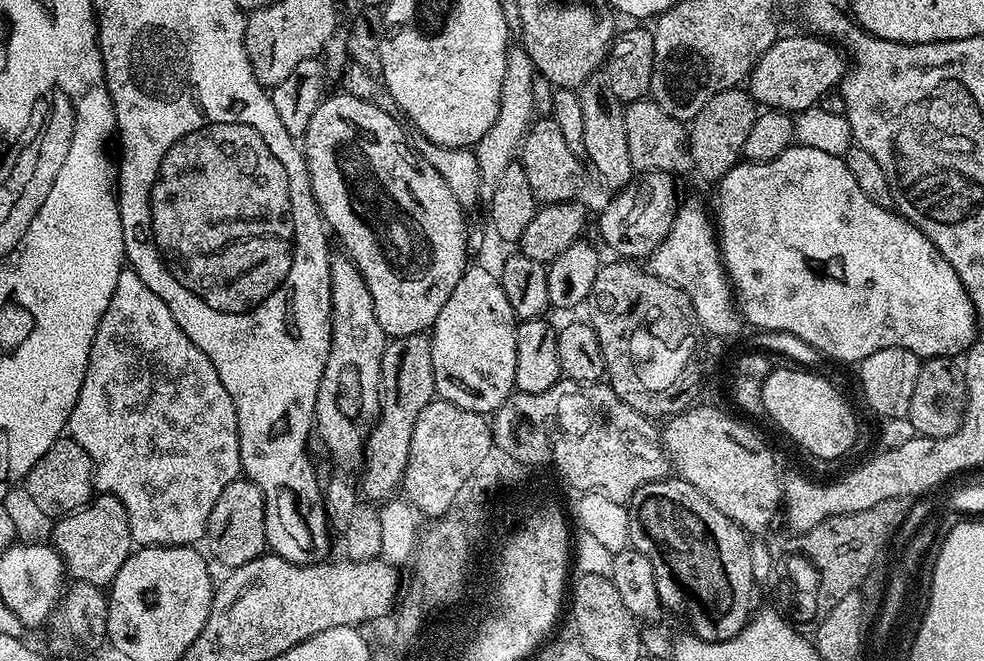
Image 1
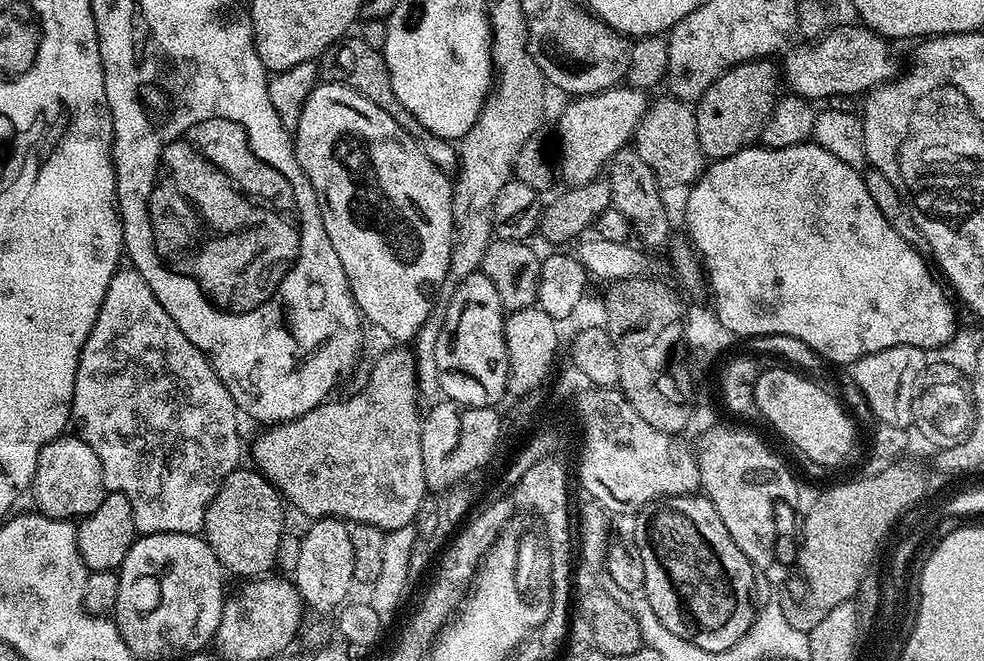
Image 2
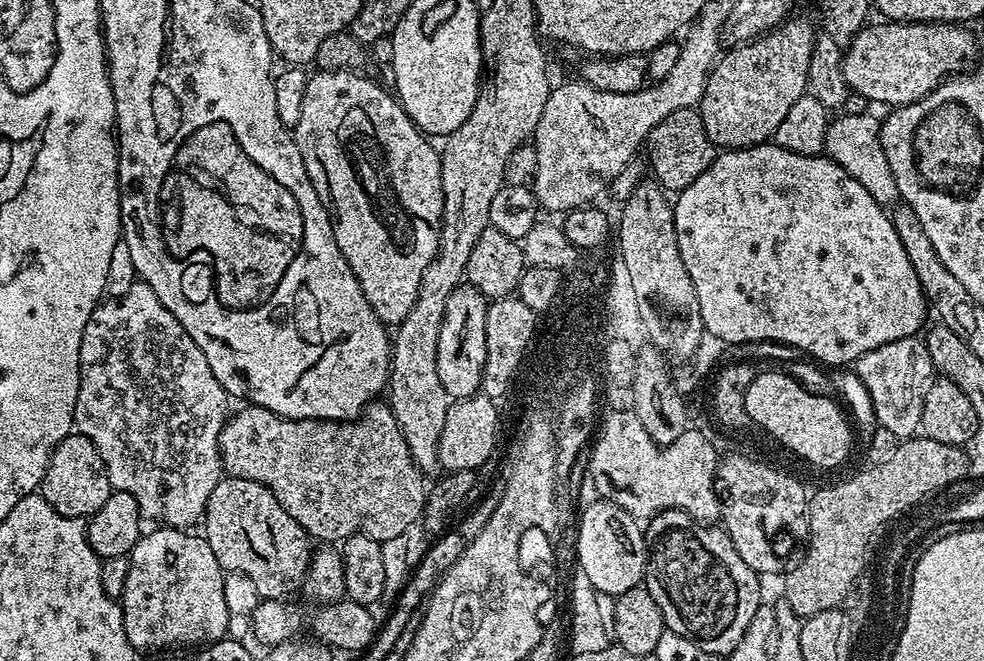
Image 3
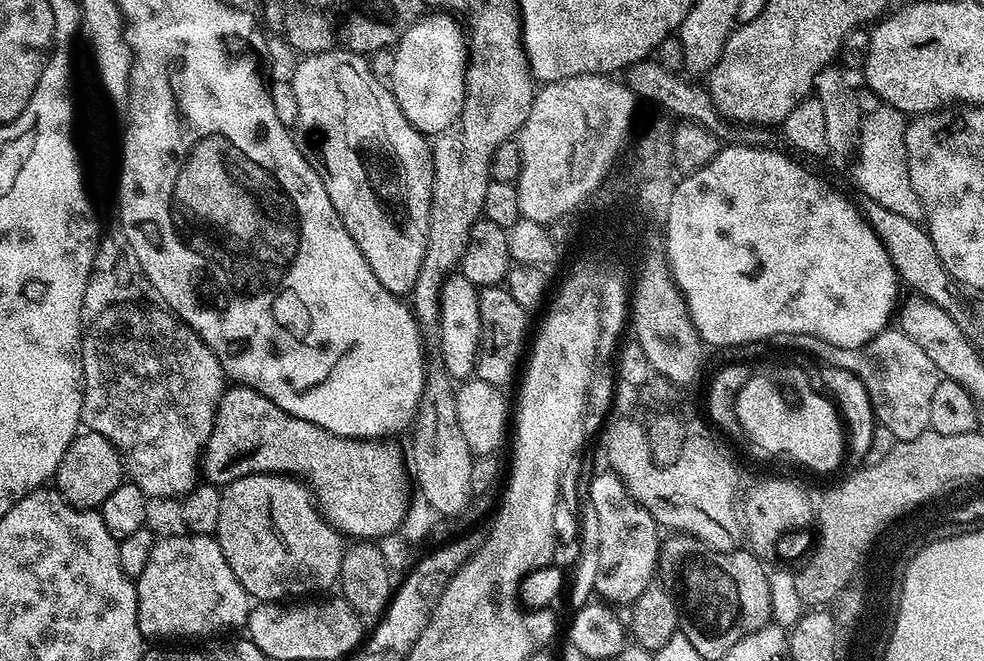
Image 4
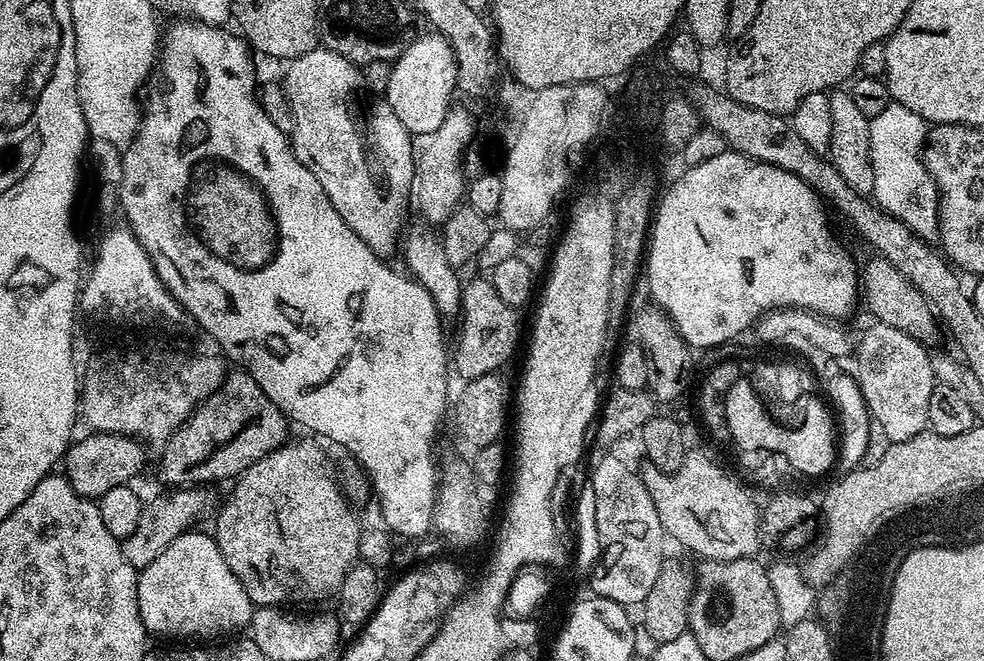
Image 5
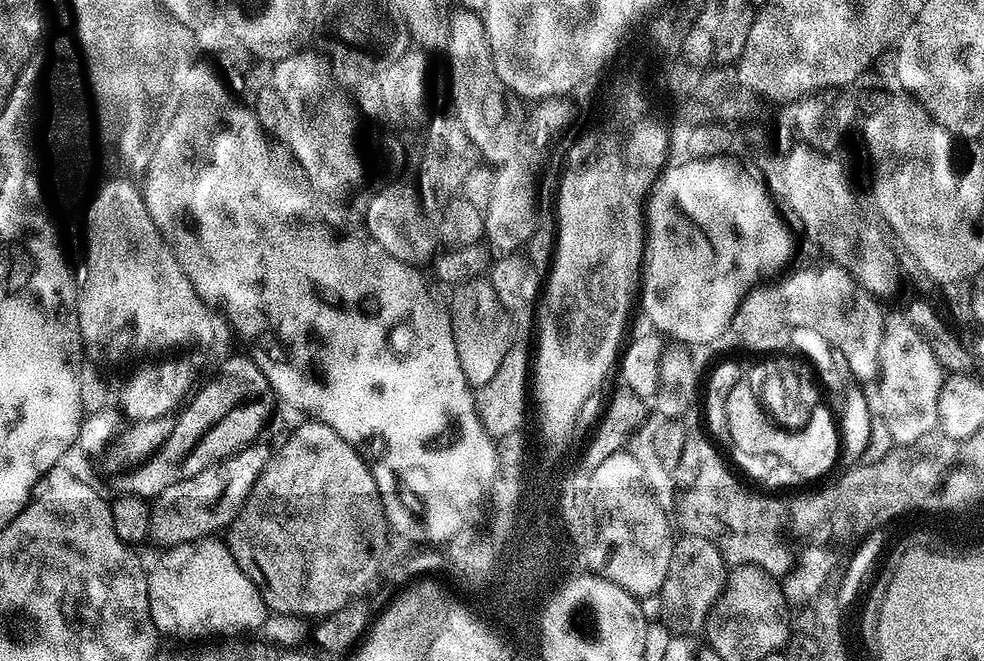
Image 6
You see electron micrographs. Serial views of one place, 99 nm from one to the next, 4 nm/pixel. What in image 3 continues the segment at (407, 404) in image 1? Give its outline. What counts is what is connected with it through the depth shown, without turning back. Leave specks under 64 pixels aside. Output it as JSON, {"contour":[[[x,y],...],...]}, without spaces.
{"contour":[[[373,402],[369,404],[360,413],[358,419],[343,422],[339,420],[291,420],[285,416],[274,414],[265,408],[244,406],[241,412],[233,411],[229,415],[220,435],[220,462],[223,471],[234,478],[246,478],[266,486],[272,491],[274,498],[278,498],[278,502],[282,502],[286,514],[290,514],[290,518],[294,518],[294,522],[298,522],[298,526],[305,528],[313,541],[336,542],[332,540],[337,540],[337,542],[343,542],[352,535],[368,535],[370,538],[381,542],[398,538],[399,535],[407,533],[412,528],[410,526],[415,520],[417,523],[421,519],[425,506],[426,483],[424,484],[424,480],[426,480],[426,476],[414,462],[414,458],[406,444],[406,438],[398,426],[396,416],[393,414],[391,407],[387,403],[380,403]]]}

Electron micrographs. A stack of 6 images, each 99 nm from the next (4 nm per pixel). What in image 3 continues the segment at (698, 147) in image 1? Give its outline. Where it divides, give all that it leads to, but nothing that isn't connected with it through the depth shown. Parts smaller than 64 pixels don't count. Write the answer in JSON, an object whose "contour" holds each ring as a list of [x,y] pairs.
{"contour":[[[793,15],[771,32],[737,43],[716,61],[698,105],[702,126],[717,149],[753,148],[773,139],[790,106],[808,91],[807,71],[817,33],[812,24]]]}

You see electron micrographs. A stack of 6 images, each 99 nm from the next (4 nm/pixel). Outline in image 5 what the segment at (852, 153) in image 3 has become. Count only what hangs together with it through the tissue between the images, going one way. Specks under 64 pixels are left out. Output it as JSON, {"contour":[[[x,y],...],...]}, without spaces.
{"contour":[[[889,102],[877,117],[869,119],[870,162],[873,166],[874,186],[871,199],[883,212],[898,218],[910,230],[914,230],[922,239],[935,241],[938,236],[938,193],[930,174],[924,171],[922,149],[926,139],[926,122],[914,110],[906,106]]]}

